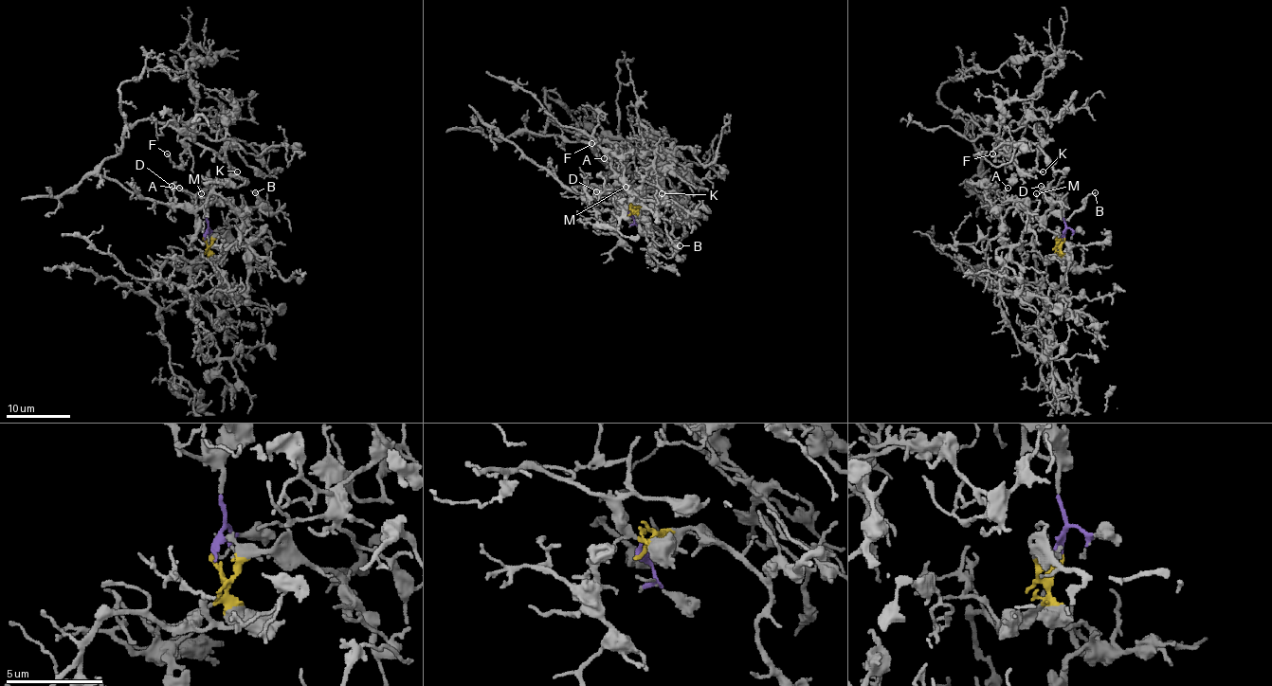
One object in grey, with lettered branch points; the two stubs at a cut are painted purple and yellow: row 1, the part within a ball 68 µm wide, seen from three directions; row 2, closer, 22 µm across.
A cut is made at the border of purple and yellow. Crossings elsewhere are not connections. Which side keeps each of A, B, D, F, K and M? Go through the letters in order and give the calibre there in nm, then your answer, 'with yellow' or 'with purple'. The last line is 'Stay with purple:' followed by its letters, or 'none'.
A: 130 nm thick; with yellow
B: 130 nm thick; with yellow
D: 150 nm thick; with purple
F: 130 nm thick; with yellow
K: 170 nm thick; with yellow
M: 120 nm thick; with yellow
Stay with purple: D

